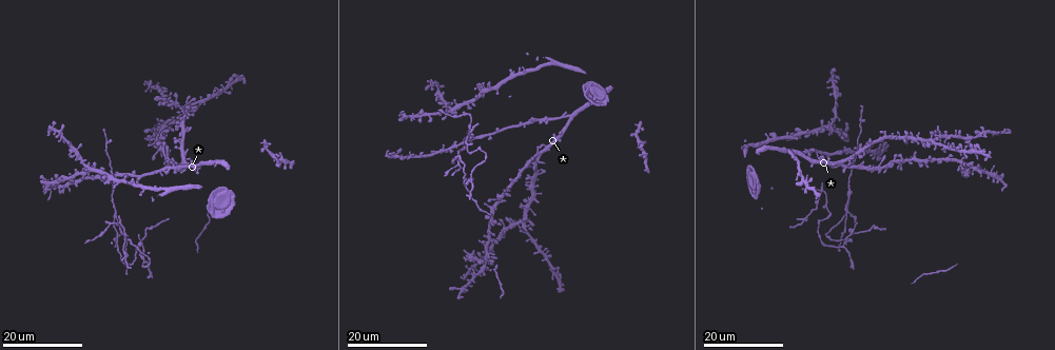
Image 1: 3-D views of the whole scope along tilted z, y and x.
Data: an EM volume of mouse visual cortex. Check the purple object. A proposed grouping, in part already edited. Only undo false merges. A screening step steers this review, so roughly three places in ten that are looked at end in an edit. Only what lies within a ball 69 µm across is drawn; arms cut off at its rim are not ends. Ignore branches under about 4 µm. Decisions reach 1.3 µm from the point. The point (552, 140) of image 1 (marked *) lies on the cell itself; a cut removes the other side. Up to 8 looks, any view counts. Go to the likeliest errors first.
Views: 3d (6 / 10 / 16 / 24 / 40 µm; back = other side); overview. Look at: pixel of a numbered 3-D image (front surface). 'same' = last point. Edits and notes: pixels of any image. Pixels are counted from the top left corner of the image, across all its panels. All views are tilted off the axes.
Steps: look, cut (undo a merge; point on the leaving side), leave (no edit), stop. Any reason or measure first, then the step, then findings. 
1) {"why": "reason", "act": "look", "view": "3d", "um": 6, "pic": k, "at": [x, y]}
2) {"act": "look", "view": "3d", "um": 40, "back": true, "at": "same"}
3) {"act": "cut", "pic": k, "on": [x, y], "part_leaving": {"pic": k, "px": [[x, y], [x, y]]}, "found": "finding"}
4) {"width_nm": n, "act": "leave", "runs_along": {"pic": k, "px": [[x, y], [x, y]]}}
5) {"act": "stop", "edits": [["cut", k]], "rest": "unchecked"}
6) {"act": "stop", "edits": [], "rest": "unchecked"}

{"why": "four or more arms meet", "act": "look", "view": "3d", "um": 24, "pic": 1, "at": [120, 225]}

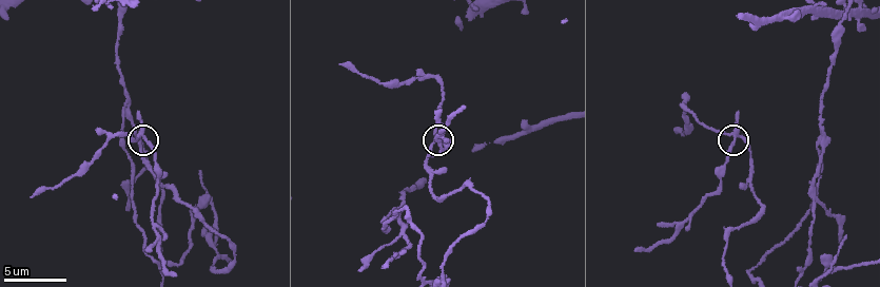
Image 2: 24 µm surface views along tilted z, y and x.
{"act": "look", "view": "3d", "um": 6, "pic": 2, "at": [143, 138]}

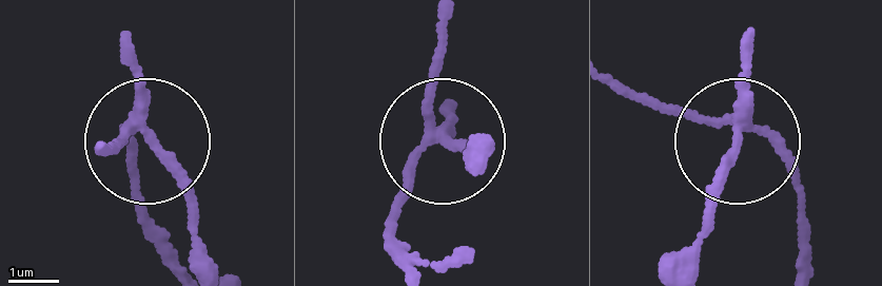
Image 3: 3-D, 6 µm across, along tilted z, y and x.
{"why": "from behind", "act": "look", "view": "3d", "um": 6, "back": true, "pic": 3, "at": [153, 143]}

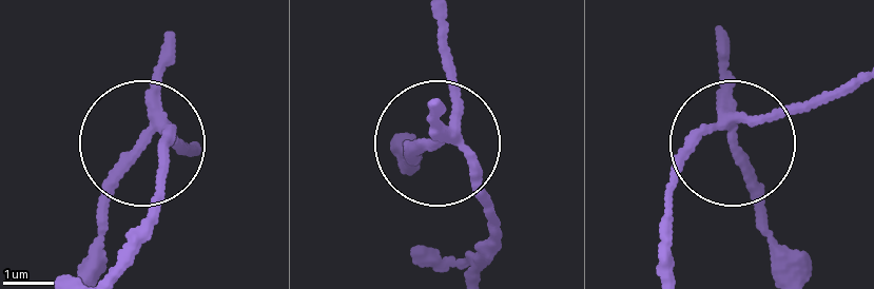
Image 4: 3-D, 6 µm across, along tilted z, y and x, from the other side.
{"act": "cut", "pic": 4, "on": [443, 61], "part_leaving": {"pic": 4, "px": [[457, 136], [500, 229], [485, 272]]}, "found": "a second cell is stuck on"}

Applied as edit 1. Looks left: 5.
{"act": "look", "view": "overview"}

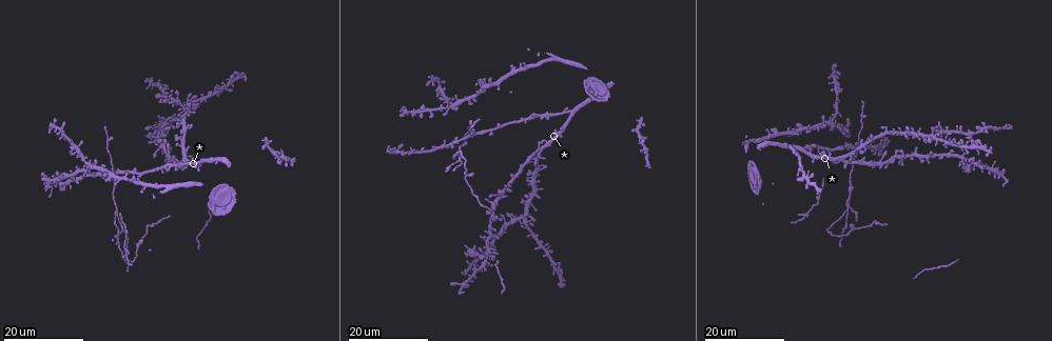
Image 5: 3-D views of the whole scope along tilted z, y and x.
{"why": "thin arm on a thick one", "act": "look", "view": "3d", "um": 16, "pic": 5, "at": [849, 207]}

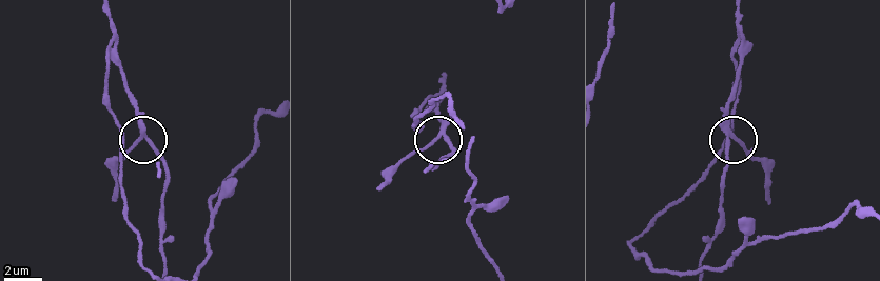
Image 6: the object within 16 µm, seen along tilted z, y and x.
{"act": "look", "view": "3d", "um": 10, "pic": 6, "at": [441, 135]}

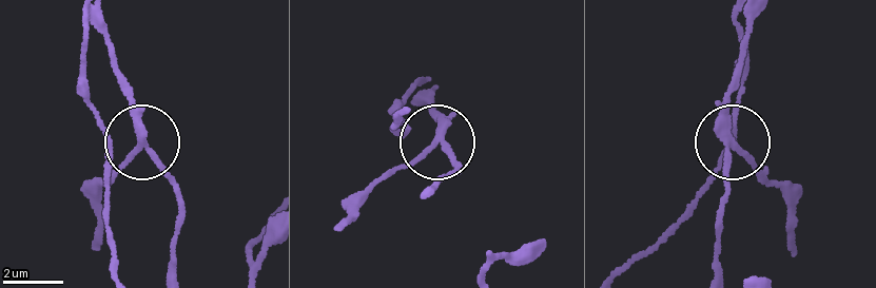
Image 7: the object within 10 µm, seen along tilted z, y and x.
{"act": "cut", "pic": 7, "on": [129, 154], "part_leaving": {"pic": 7, "px": [[139, 133], [140, 148], [100, 191], [92, 249]]}, "found": "two cells meet here"}

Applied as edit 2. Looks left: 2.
{"act": "stop", "edits": [["cut", 4], ["cut", 7]], "rest": "unchecked"}

